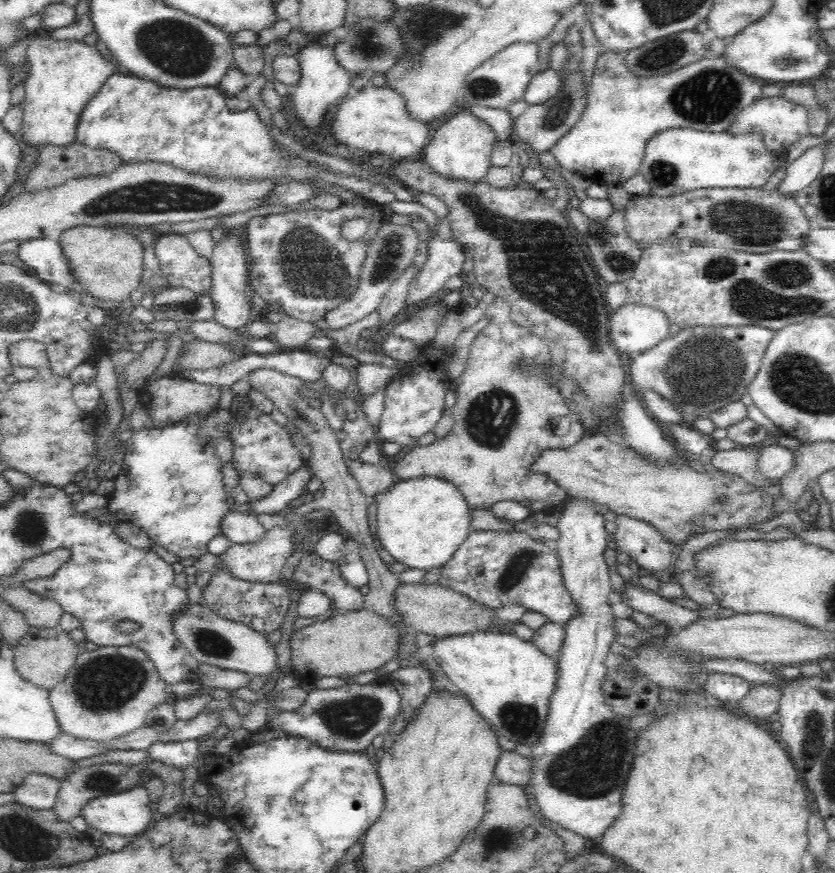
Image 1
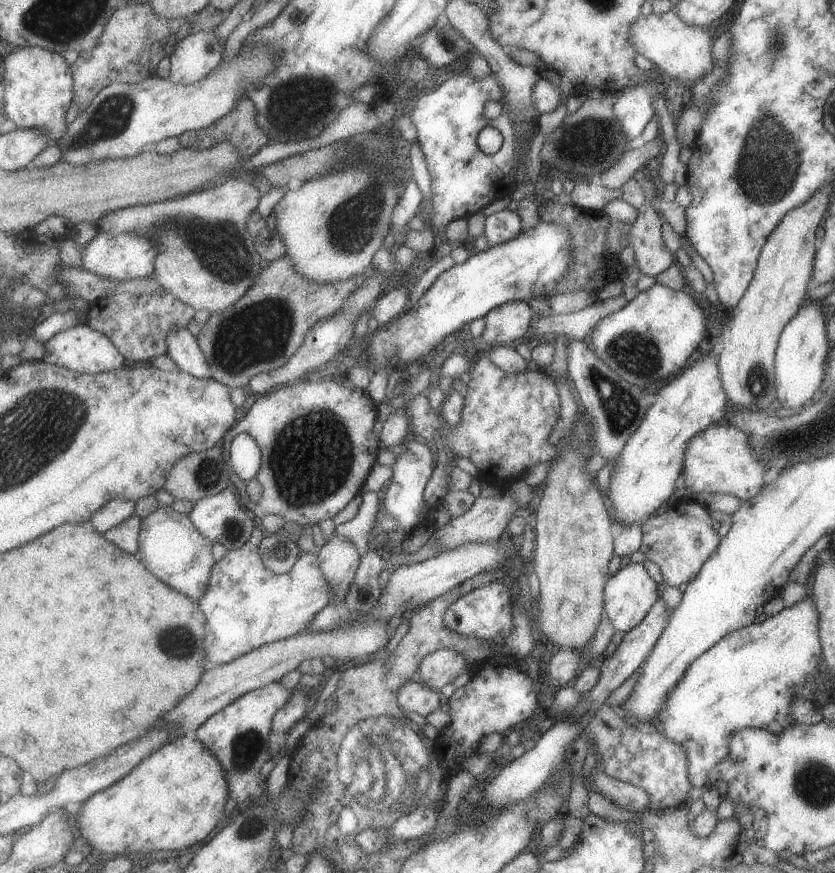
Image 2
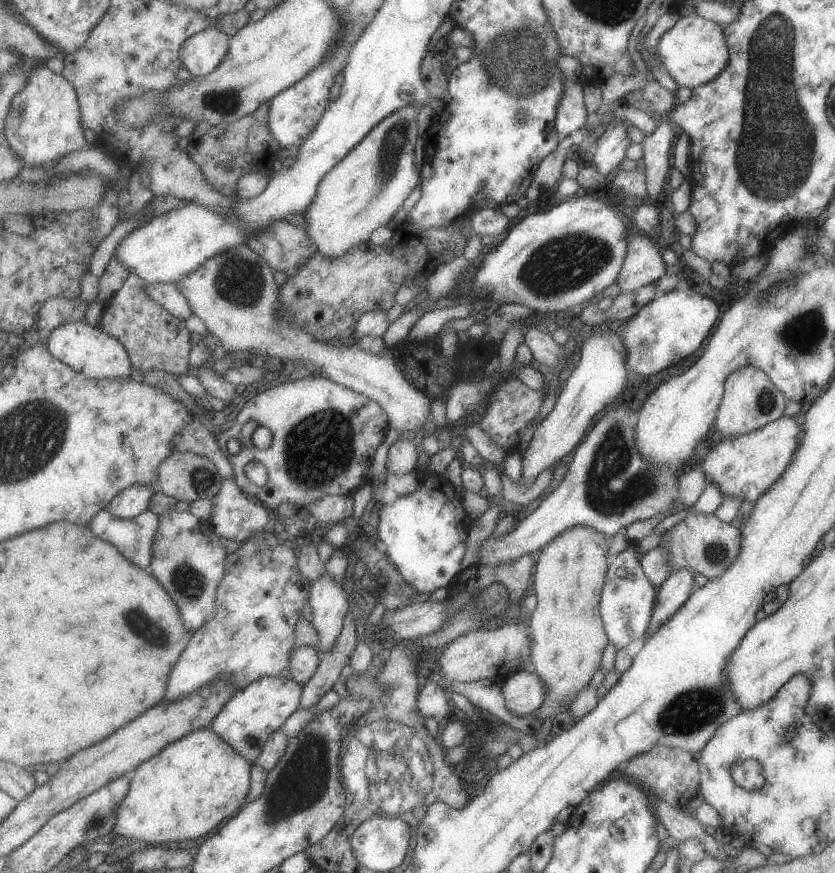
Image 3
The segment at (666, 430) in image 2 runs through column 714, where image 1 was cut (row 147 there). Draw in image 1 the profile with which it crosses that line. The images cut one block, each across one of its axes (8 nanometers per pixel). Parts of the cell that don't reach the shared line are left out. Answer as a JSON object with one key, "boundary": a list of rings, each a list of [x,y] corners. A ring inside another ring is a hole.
{"boundary":[[[368,84],[360,89],[360,92],[350,98],[344,98],[334,108],[334,116],[330,122],[329,131],[342,144],[345,144],[354,151],[362,150],[368,156],[380,154],[388,154],[391,158],[415,159],[422,155],[423,148],[429,142],[428,124],[411,120],[408,117],[405,101],[402,95],[398,95],[394,90],[384,86],[378,87],[374,84]]]}

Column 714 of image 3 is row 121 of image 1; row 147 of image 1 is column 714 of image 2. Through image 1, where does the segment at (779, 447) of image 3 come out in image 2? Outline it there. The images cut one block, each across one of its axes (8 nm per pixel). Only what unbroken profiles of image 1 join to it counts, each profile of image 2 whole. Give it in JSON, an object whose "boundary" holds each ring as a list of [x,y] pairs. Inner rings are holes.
{"boundary":[[[724,421],[697,432],[687,442],[681,464],[683,468],[679,472],[679,482],[694,492],[731,494],[740,501],[745,501],[759,493],[763,487],[765,466],[751,450],[749,436]]]}

